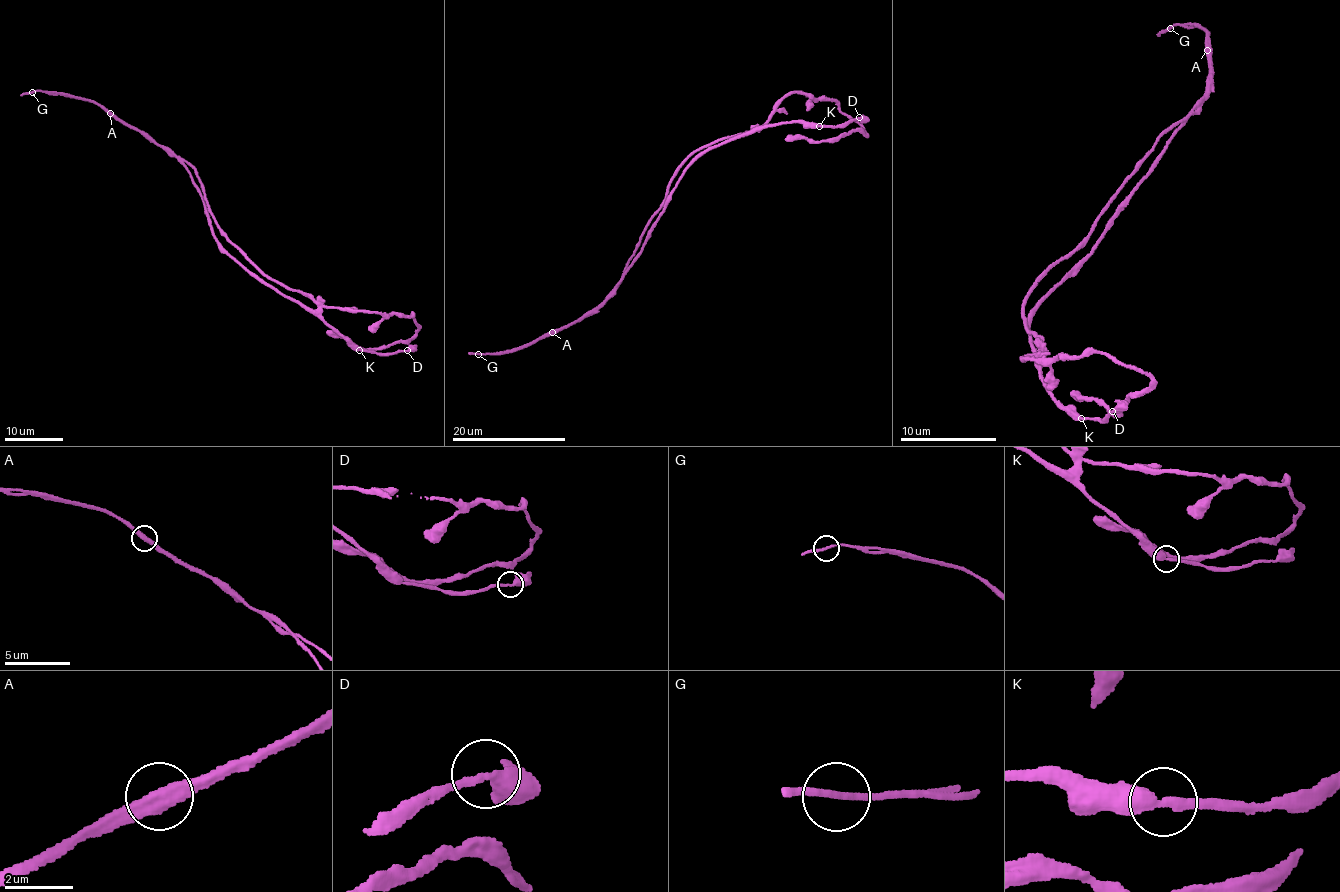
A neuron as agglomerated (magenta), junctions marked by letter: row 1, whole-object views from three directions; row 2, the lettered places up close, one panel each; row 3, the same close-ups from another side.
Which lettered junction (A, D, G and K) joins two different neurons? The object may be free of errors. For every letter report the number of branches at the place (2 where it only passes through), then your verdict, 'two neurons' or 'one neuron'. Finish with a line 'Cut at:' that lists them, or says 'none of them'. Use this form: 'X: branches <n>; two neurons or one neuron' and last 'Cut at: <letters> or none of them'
A: branches 2; two neurons
D: branches 2; one neuron
G: branches 2; one neuron
K: branches 2; one neuron
Cut at: A

